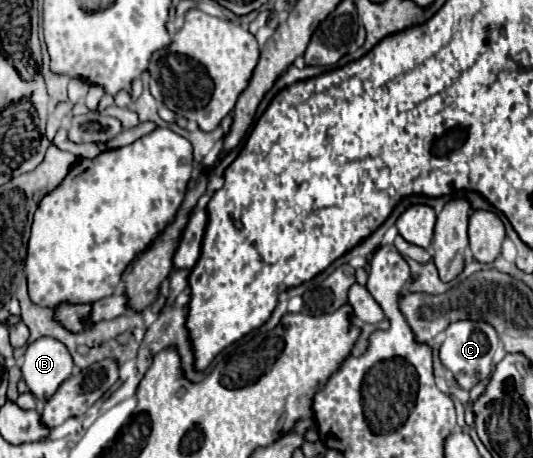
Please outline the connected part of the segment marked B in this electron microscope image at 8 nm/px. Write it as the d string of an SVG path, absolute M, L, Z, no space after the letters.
M36 339L24 351L22 375L28 391L34 393L40 401L52 397L60 383L72 375L72 369L72 357L64 343L60 343L58 339Z

